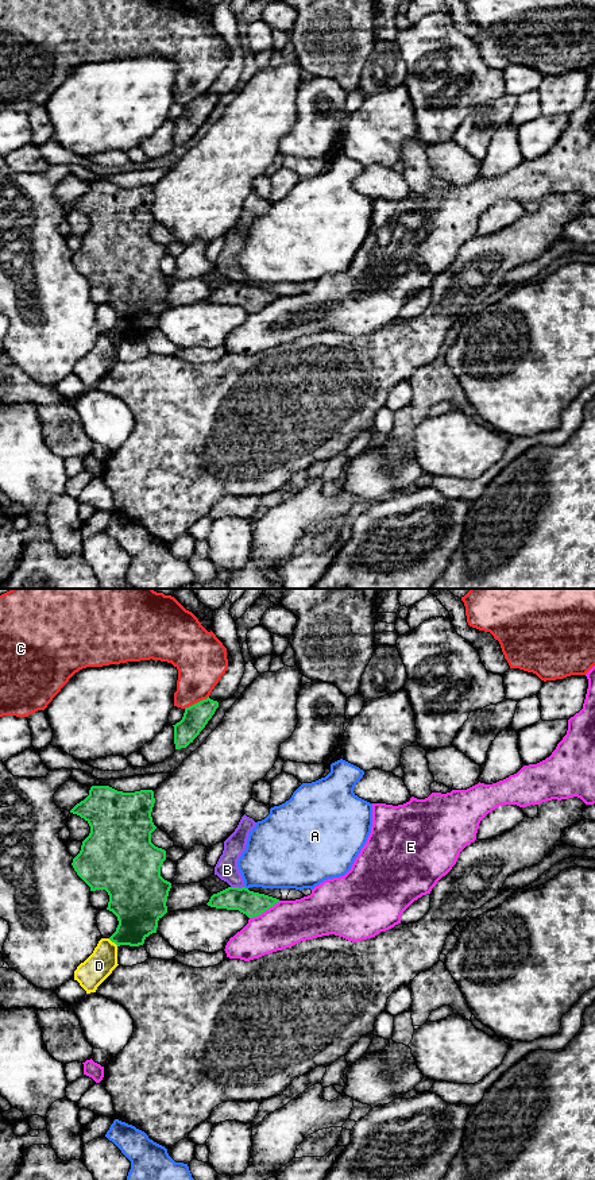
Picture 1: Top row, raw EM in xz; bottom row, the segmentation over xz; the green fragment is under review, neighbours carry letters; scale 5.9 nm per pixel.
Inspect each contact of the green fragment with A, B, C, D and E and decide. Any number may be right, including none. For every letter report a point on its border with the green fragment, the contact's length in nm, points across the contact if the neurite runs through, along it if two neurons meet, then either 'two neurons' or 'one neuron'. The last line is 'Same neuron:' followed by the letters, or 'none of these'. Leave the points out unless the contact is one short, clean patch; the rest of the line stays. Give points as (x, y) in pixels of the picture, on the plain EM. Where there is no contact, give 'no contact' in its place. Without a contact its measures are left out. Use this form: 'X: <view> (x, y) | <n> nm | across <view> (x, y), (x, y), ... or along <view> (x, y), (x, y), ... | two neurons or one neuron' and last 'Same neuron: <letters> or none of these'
A: xz (244, 282) | 30 nm | two neurons
B: xz (238, 282) | 80 nm | along xz (231, 281), (243, 282) | two neurons
C: xz (197, 97) | 170 nm | two neurons
D: xz (114, 336) | 80 nm | two neurons
E: xz (265, 305) | 220 nm | two neurons
Same neuron: none of these

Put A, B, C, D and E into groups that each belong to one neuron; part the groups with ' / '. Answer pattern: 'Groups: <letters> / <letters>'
Groups: A / B / C / D / E

